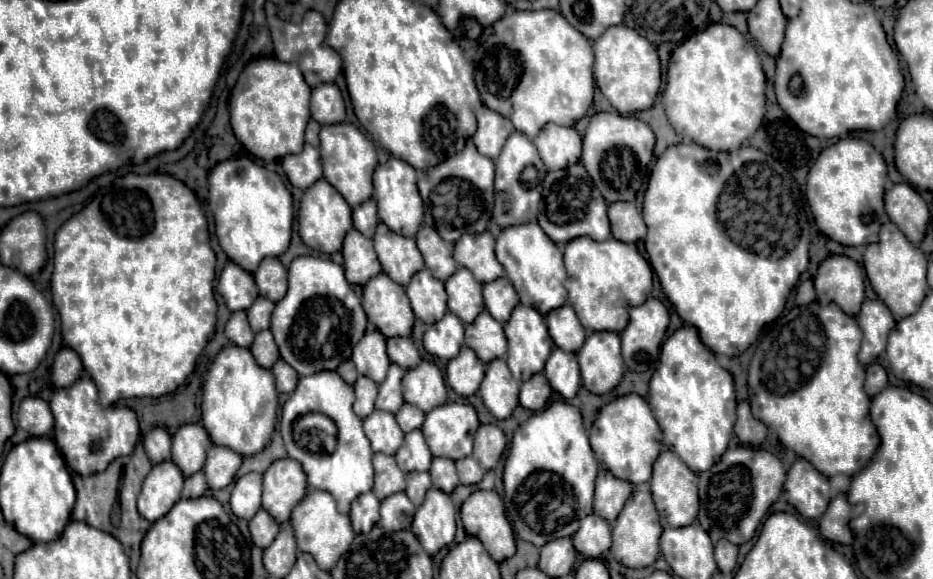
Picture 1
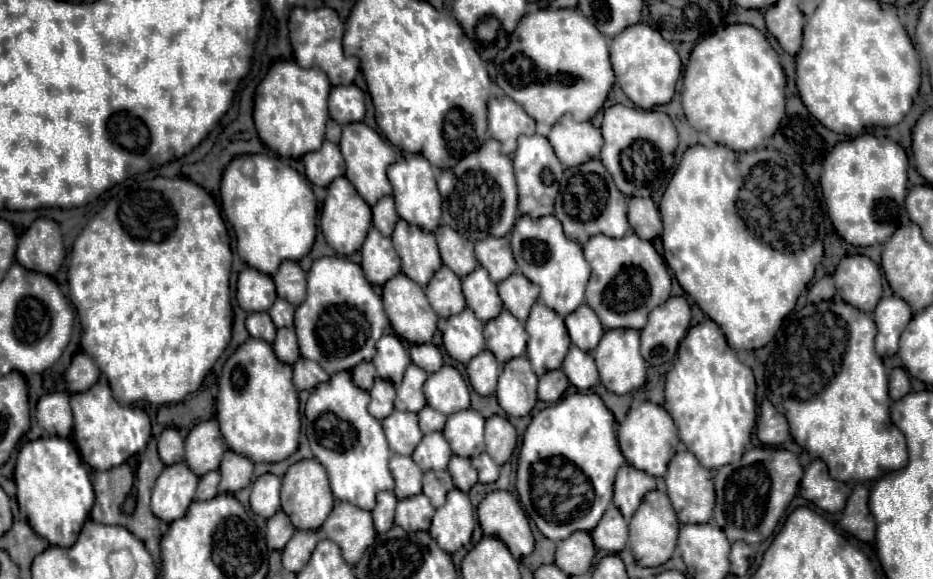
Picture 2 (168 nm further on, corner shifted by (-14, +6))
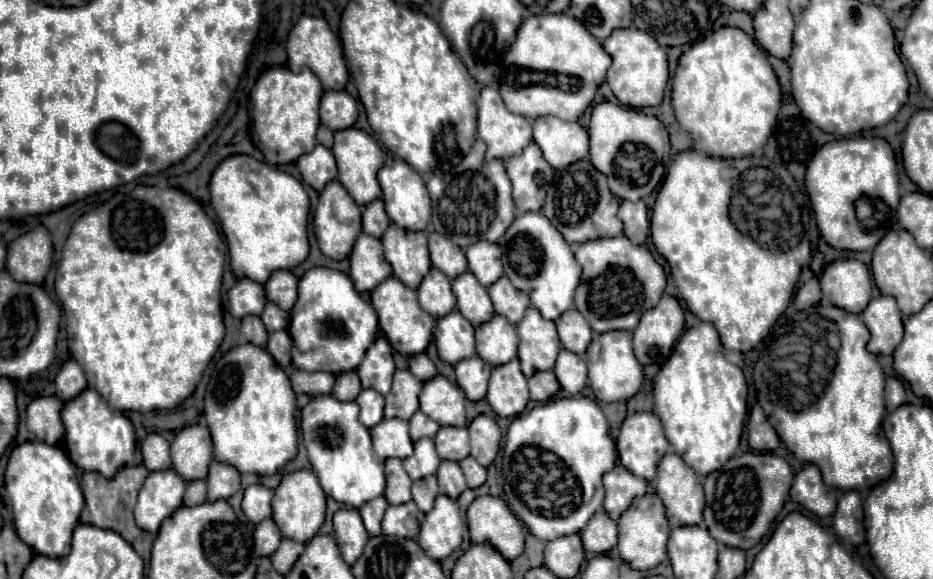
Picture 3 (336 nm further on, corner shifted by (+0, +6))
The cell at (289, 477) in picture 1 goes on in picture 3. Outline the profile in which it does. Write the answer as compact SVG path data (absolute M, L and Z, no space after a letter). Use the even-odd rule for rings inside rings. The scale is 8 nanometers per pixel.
M296 470L286 474L278 488L274 490L272 500L272 518L276 520L276 526L280 528L284 538L296 540L296 542L308 542L316 532L320 530L326 516L326 496L318 484L318 478L312 470Z

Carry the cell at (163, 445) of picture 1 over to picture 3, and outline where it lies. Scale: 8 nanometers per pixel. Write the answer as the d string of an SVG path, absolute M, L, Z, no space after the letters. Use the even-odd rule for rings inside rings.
M148 434L142 440L142 456L150 472L170 468L170 446L160 434Z

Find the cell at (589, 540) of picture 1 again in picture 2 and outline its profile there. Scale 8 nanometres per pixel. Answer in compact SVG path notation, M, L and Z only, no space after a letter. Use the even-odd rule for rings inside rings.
M610 506L604 512L602 520L598 522L598 528L594 528L594 532L590 532L590 534L592 534L596 548L616 554L616 552L626 548L628 524L626 524L624 516L618 512L618 508Z

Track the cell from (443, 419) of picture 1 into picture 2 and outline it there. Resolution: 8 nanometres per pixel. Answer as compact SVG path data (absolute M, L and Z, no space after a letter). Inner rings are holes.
M472 408L448 416L442 434L456 456L472 458L484 450L484 422L482 414Z

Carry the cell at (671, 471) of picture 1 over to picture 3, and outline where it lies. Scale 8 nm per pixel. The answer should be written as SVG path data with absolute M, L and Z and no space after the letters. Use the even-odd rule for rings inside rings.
M666 454L658 464L658 478L656 478L656 494L666 506L666 516L670 522L670 528L678 526L690 526L702 522L702 510L704 510L704 490L700 476L684 464L684 460L678 454Z

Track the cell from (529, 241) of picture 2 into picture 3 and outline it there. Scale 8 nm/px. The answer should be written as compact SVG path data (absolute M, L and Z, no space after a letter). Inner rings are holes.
M524 212L514 218L498 244L504 248L504 274L516 288L528 292L532 306L538 308L546 320L556 320L562 312L572 308L574 290L580 284L582 268L576 262L570 244L566 244L542 212Z

